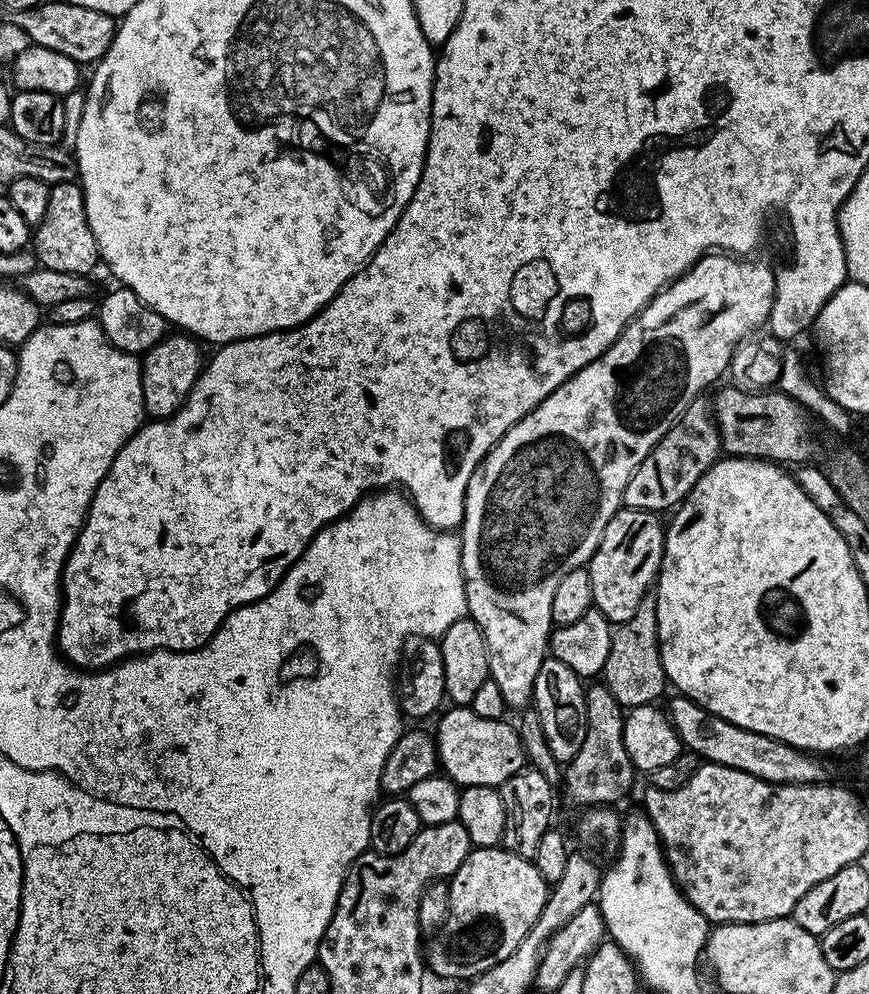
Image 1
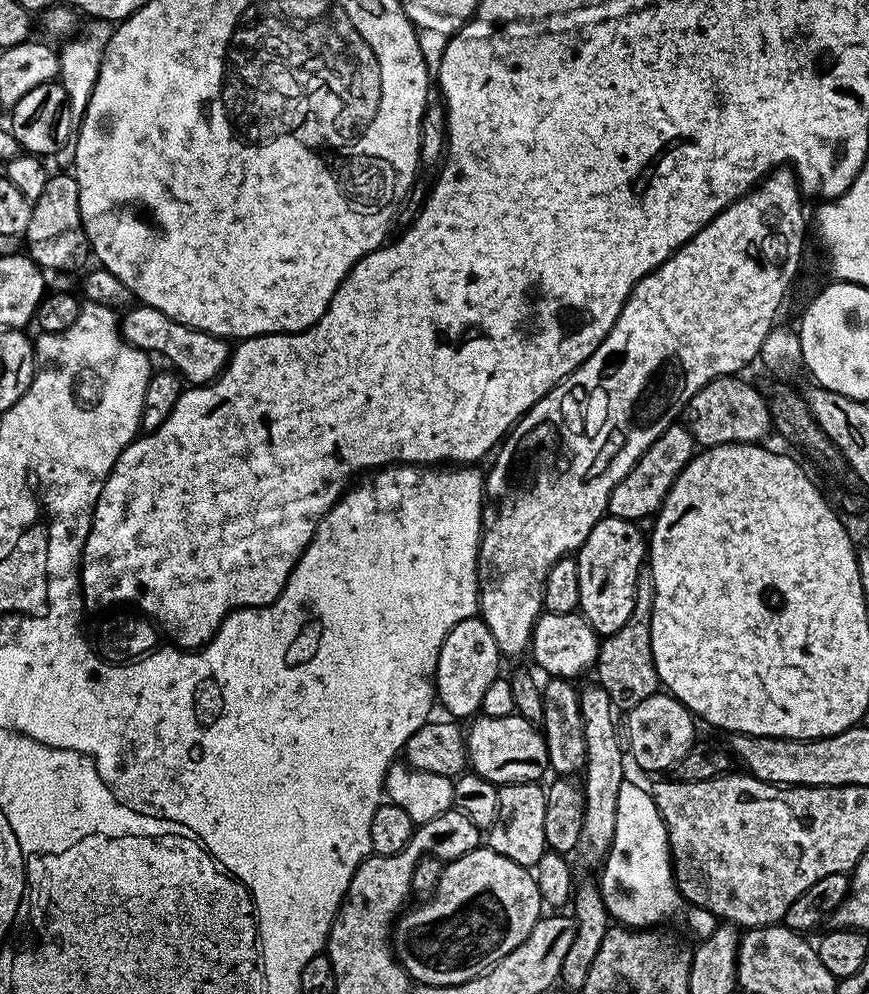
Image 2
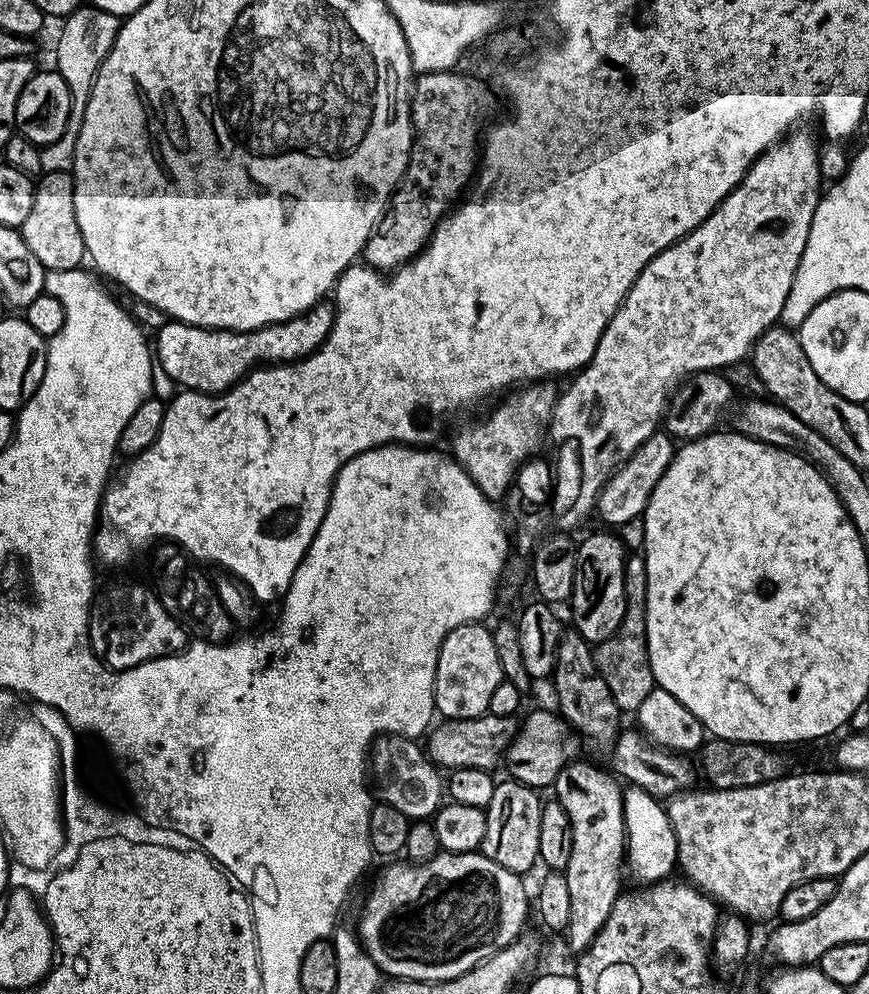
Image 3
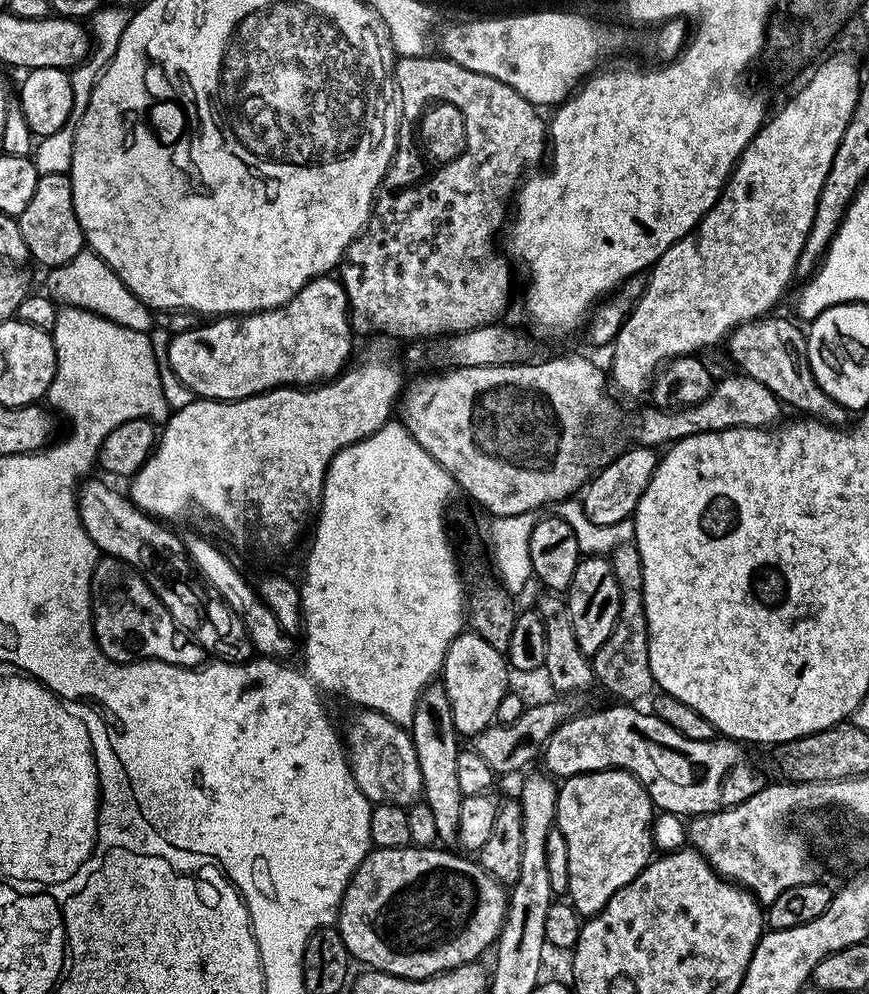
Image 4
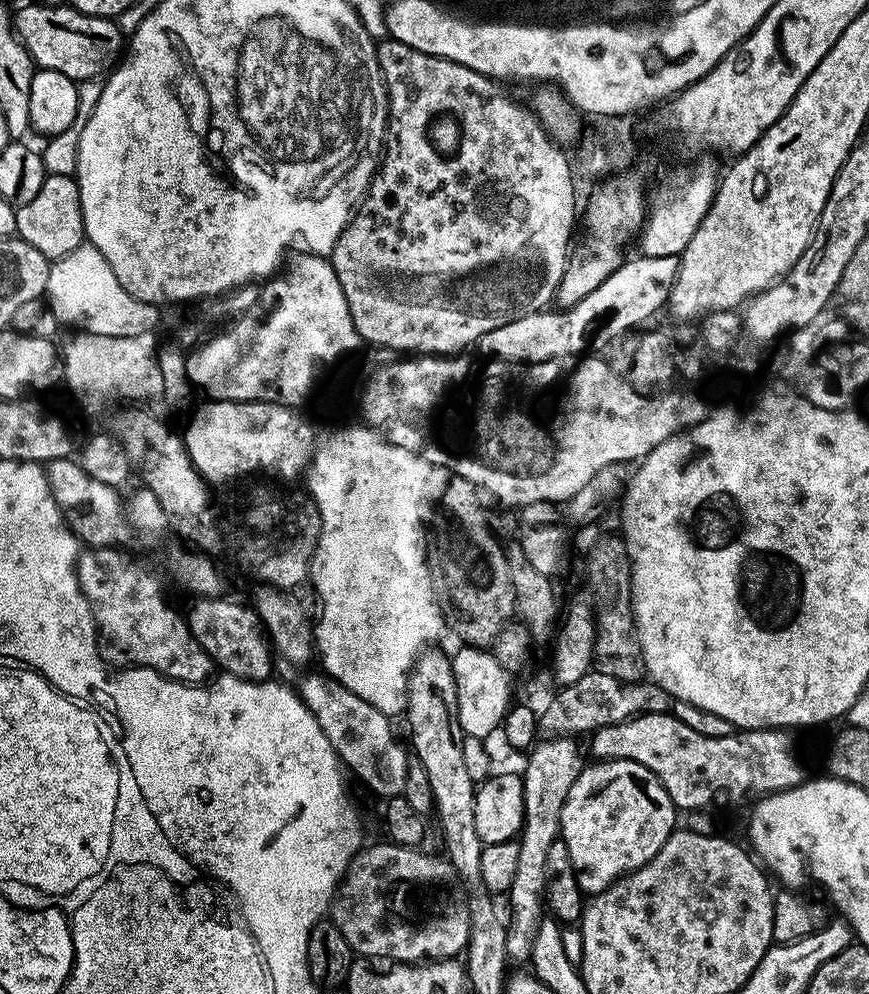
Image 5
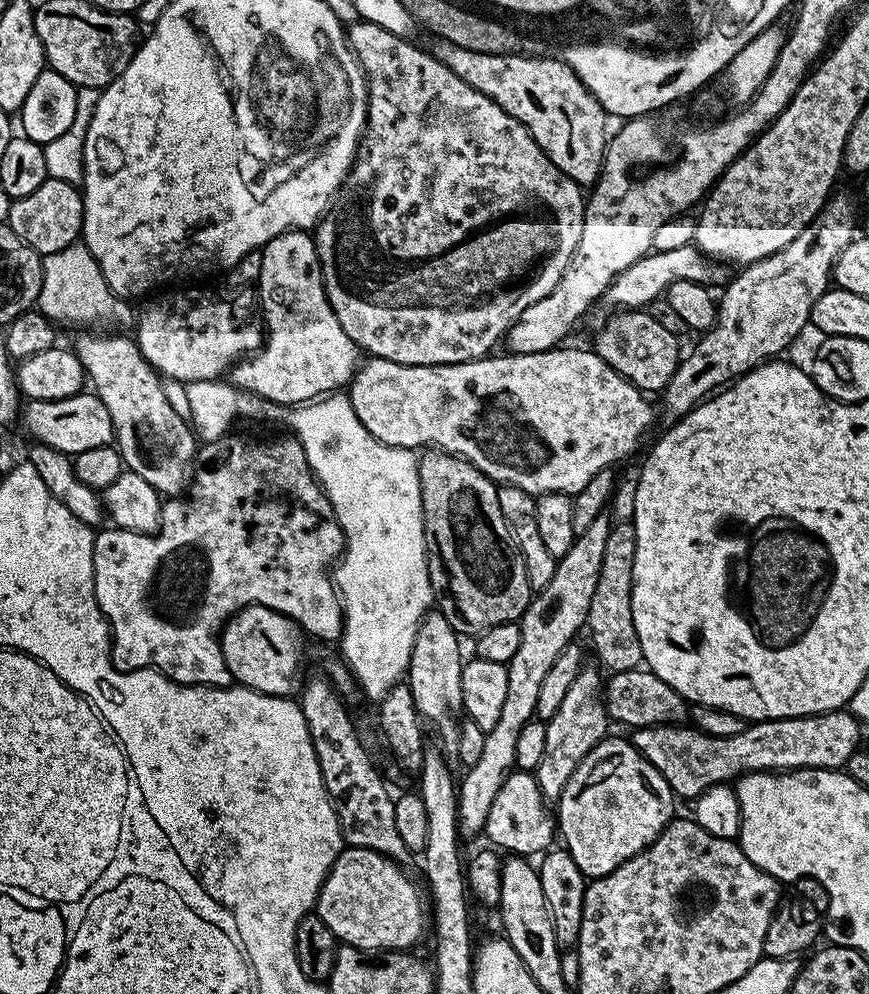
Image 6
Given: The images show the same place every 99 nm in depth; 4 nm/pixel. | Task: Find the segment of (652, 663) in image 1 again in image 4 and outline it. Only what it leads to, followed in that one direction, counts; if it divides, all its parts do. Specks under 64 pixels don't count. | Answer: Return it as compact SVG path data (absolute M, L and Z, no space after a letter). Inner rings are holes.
M635 543L620 544L613 552L610 552L612 561L612 569L614 570L614 578L618 578L618 590L620 591L620 609L618 610L618 622L614 622L614 630L610 630L610 638L606 638L606 642L602 642L602 646L590 659L592 662L592 673L596 676L596 684L599 687L604 687L610 695L616 696L620 702L640 702L640 699L647 694L648 691L653 691L654 681L652 679L652 671L650 670L650 634L648 633L648 623L646 622L646 602L644 601L644 579L642 578L642 554L638 554Z

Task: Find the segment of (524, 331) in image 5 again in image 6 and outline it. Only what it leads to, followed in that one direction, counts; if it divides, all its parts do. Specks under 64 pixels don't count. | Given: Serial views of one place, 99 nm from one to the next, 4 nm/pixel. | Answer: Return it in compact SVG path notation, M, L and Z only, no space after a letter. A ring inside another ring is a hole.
M695 243L678 246L678 250L653 251L613 278L606 293L606 300L609 300L616 310L644 310L652 299L663 297L676 280L689 280L705 286L727 285L730 279L730 272L727 270L729 271L723 263L713 262L705 256Z

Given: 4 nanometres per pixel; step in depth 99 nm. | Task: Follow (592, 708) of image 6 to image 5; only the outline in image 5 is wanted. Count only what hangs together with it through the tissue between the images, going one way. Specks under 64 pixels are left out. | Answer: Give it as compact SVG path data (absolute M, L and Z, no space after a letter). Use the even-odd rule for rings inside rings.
M553 736L544 738L539 741L527 753L528 765L522 771L522 779L524 782L524 825L520 828L518 843L518 867L514 874L514 886L510 886L510 890L506 893L508 900L508 908L512 913L506 916L506 954L508 960L527 961L532 955L532 935L536 932L536 928L542 919L542 913L546 908L546 889L548 887L548 879L546 878L546 853L550 851L550 846L554 846L554 842L560 836L560 815L562 814L562 806L566 802L566 794L570 794L570 786L574 786L574 782L578 778L582 761L580 761L580 748L576 745L577 741L571 736Z

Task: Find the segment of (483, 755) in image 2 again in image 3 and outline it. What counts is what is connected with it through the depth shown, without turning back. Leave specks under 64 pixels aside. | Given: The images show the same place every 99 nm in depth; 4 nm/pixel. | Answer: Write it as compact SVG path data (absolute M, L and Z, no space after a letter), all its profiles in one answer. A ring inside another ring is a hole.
M532 712L522 720L506 753L507 775L519 784L529 784L537 790L544 790L547 784L548 787L555 785L561 770L581 755L581 737L563 716L552 712Z

